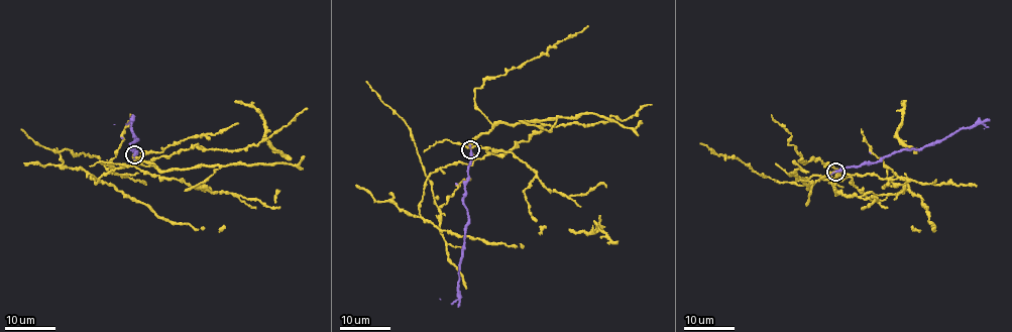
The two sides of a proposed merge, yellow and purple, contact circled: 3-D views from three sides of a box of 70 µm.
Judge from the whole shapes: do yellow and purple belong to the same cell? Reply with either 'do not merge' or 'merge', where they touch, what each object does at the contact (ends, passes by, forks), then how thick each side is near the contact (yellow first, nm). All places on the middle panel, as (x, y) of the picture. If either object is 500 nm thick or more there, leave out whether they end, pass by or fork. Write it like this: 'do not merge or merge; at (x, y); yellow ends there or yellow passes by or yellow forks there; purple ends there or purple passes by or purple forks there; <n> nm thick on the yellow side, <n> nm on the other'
merge; at (470, 149); yellow ends there; purple ends there; 320 nm thick on the yellow side, 320 nm on the other

